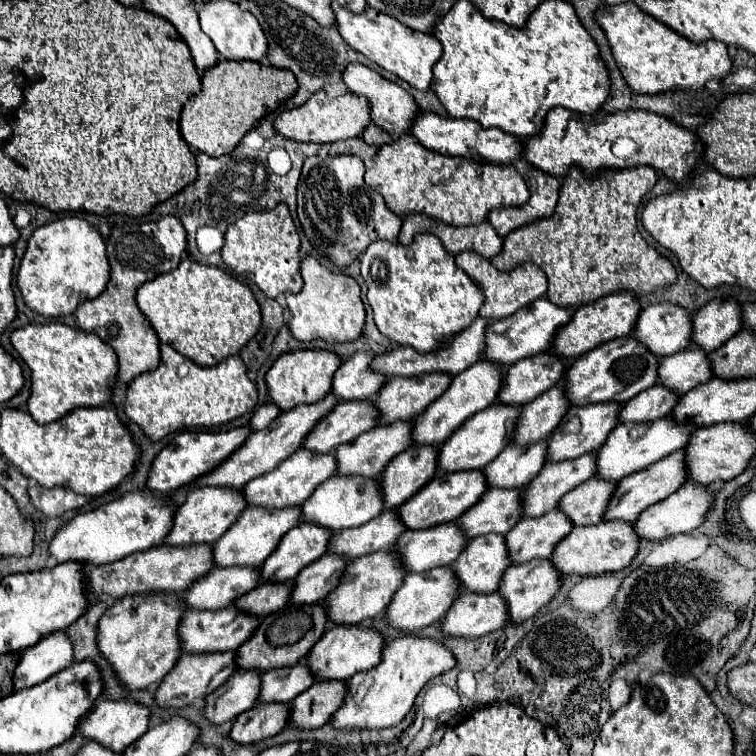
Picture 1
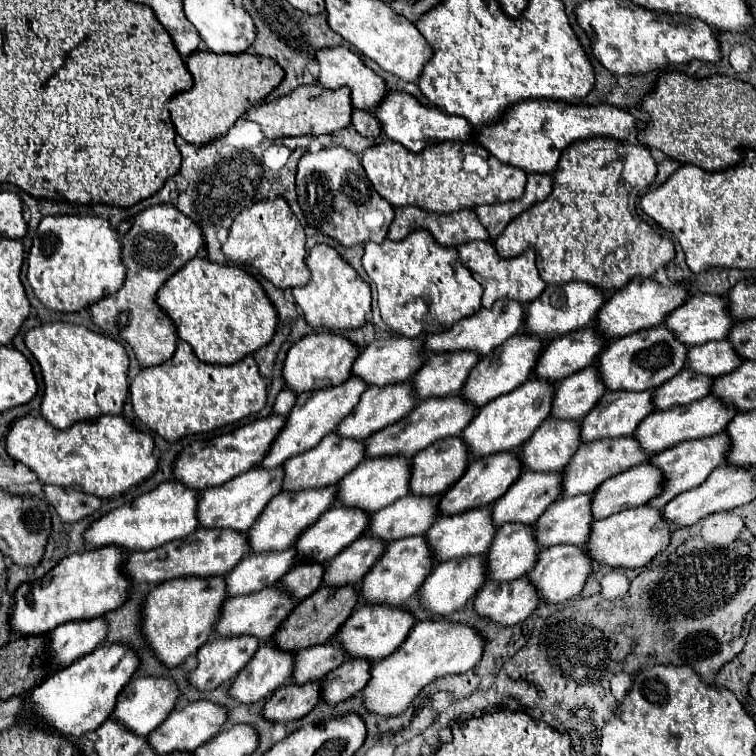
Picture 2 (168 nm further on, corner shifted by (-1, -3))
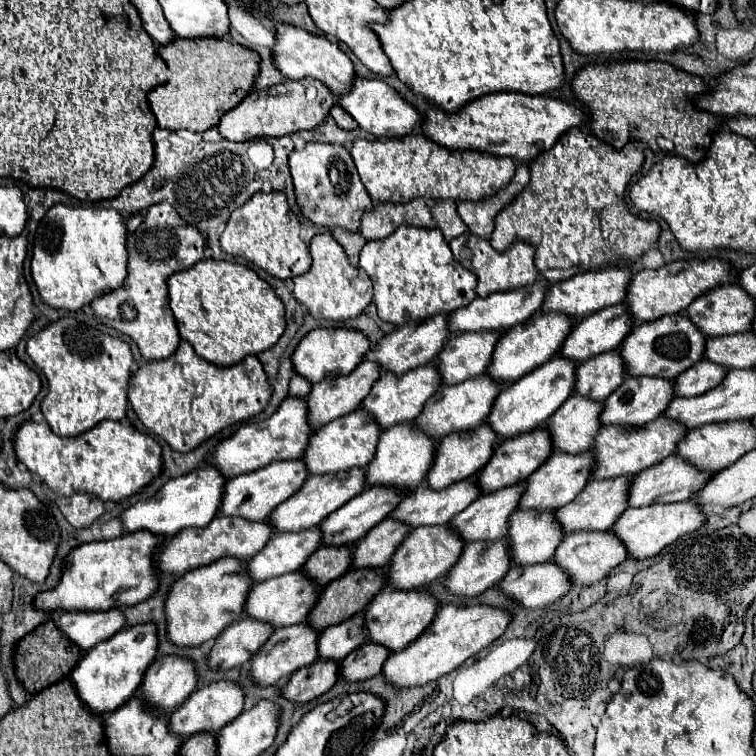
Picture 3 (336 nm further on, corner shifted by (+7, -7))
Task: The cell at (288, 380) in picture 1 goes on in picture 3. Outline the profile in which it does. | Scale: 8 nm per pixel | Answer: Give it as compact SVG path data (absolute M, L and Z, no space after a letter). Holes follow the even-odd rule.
M316 328L308 332L300 344L296 346L292 354L292 364L294 372L302 378L306 378L310 384L322 382L326 378L336 378L336 376L346 376L350 374L364 358L364 354L370 350L370 342L366 340L364 334L356 330L346 330L346 328Z

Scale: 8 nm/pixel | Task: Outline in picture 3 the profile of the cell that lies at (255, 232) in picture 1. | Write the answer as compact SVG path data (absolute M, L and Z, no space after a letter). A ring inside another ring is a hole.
M256 192L244 206L230 214L226 230L220 236L220 248L230 256L240 256L252 262L278 280L290 280L306 274L312 266L308 246L300 240L298 232L300 222L290 212L282 192Z

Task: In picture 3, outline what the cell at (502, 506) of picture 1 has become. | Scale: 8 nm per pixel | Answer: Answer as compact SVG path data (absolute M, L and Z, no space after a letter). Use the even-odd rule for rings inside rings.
M554 452L548 456L548 460L526 480L522 498L518 502L516 510L538 510L538 512L554 512L560 506L566 506L576 498L576 494L588 484L588 472L592 468L592 456L590 452L584 454L564 454Z

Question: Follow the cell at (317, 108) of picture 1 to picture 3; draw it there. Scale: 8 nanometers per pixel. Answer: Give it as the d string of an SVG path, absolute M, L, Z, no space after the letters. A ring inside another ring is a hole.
M304 78L300 82L284 80L268 90L252 90L236 108L228 110L218 124L218 132L232 142L248 142L256 138L280 138L300 130L312 130L320 126L330 108L334 106L334 94L330 88L314 78Z

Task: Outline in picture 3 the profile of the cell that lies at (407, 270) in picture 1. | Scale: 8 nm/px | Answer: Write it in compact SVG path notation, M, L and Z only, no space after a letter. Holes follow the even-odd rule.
M400 226L396 232L392 232L382 242L366 242L366 246L360 252L360 264L358 264L372 280L374 284L374 302L378 306L378 316L384 322L390 322L394 326L402 326L406 322L422 322L436 314L452 314L460 306L468 306L476 298L476 276L462 268L458 262L454 262L448 242L444 240L440 230L428 230L428 228L416 228L416 226Z

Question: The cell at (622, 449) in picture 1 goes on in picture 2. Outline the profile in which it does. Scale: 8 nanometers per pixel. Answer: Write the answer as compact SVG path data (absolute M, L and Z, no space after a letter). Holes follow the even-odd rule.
M708 394L702 400L684 404L684 406L672 406L668 410L658 410L652 412L636 430L636 438L642 444L642 448L646 452L662 452L678 442L684 440L698 440L698 438L706 438L712 434L718 434L722 430L726 430L726 426L730 424L730 420L736 416L736 410L728 404L724 404L720 398L714 398L714 394Z

